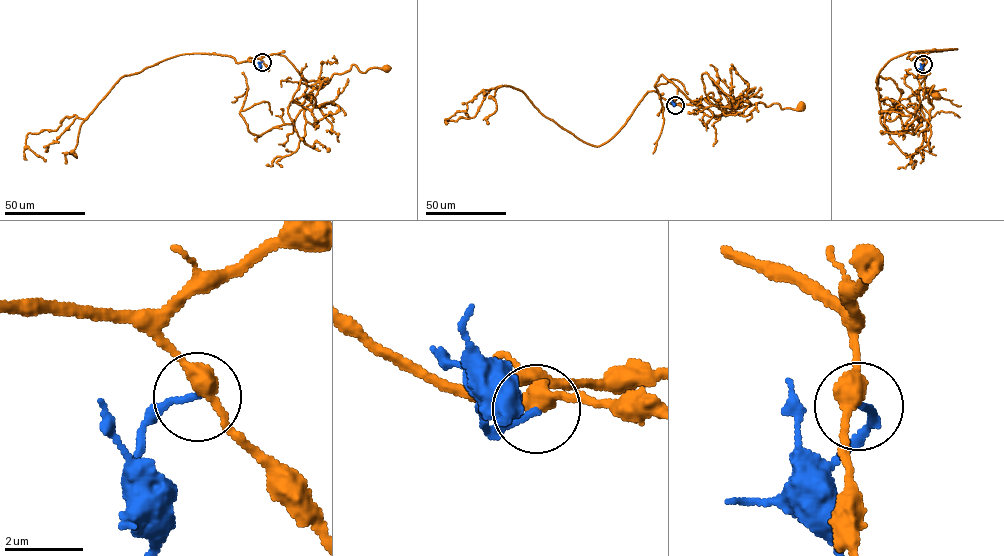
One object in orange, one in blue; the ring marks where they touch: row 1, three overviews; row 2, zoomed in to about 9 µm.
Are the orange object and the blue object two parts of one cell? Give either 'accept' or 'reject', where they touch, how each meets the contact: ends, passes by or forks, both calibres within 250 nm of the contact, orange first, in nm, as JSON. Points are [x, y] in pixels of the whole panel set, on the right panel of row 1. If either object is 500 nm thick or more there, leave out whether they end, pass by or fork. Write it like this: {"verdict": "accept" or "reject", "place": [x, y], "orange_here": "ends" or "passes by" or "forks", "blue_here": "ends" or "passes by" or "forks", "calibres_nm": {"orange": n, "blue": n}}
{"verdict": "reject", "place": [923, 64], "orange_here": "passes by", "blue_here": "ends", "calibres_nm": {"orange": 420, "blue": 150}}

